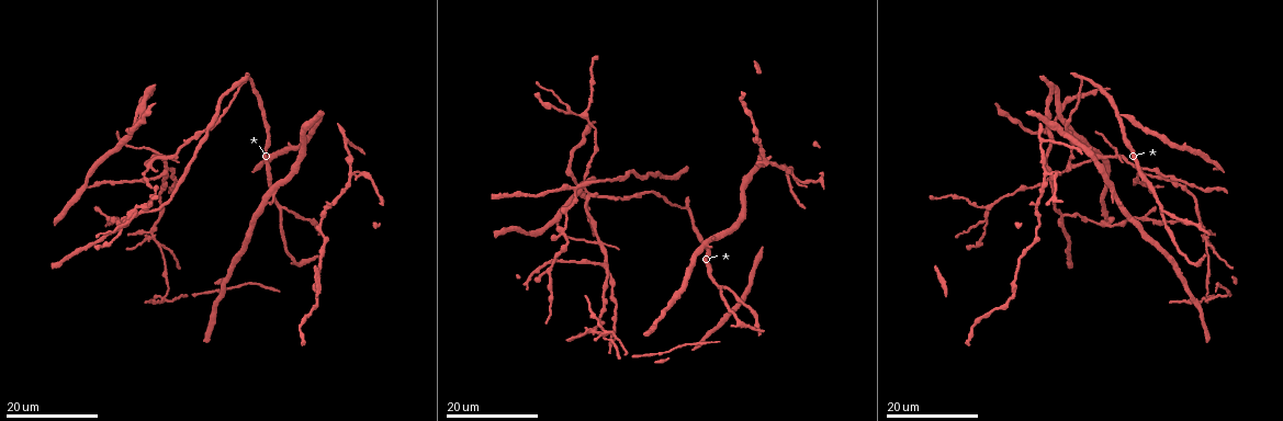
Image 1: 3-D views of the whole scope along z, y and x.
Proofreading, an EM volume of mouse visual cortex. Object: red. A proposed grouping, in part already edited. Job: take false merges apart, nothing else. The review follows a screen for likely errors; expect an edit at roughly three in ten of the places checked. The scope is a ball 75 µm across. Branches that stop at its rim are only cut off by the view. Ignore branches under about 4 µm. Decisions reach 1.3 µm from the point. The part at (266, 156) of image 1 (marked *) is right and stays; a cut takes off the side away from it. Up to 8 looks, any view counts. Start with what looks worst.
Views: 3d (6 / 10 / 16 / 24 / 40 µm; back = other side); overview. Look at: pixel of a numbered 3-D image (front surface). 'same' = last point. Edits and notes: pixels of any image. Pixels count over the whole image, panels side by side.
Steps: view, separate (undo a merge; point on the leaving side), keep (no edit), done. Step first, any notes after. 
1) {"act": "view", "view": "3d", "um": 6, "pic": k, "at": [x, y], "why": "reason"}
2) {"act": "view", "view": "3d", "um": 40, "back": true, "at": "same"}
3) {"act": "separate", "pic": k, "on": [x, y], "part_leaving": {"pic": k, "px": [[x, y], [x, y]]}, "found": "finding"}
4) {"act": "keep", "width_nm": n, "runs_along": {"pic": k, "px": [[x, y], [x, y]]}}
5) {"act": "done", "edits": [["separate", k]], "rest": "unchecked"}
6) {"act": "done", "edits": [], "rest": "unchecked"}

{"act": "view", "view": "3d", "um": 24, "pic": 1, "at": [154, 236], "why": "looks like a crossing"}

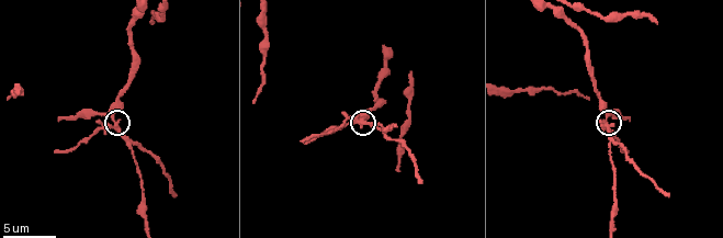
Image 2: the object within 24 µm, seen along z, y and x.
{"act": "view", "view": "3d", "um": 6, "pic": 2, "at": [607, 126]}

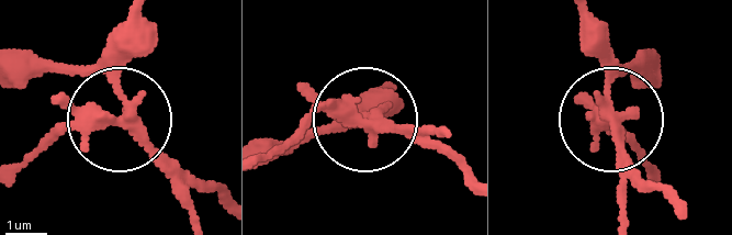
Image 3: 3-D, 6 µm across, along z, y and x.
{"act": "separate", "pic": 3, "on": [177, 165], "arms": 4, "part_leaving": {"pic": 3, "px": [[615, 130], [626, 220]]}, "found": "two cells meet here"}

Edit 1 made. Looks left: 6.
{"act": "view", "view": "overview"}

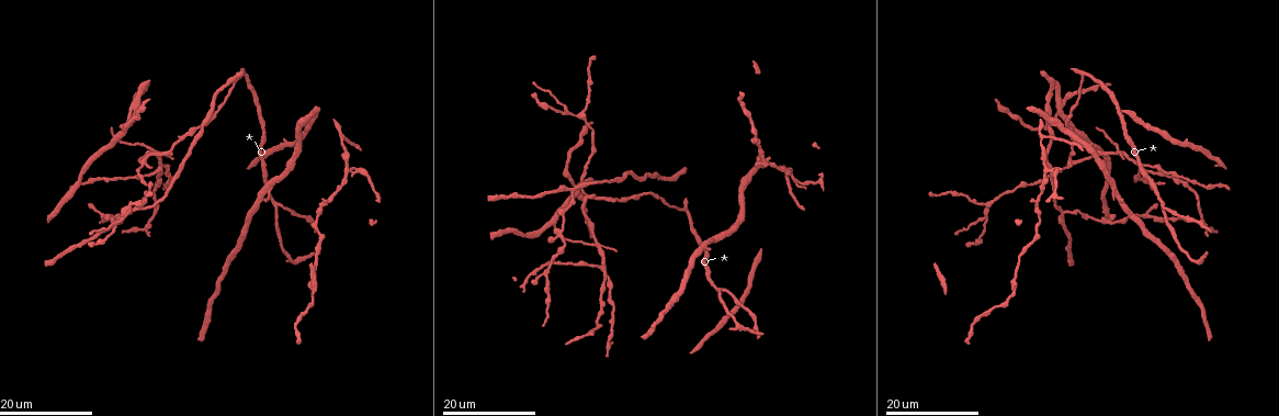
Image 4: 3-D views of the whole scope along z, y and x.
{"act": "view", "view": "3d", "um": 16, "pic": 4, "at": [580, 117]}

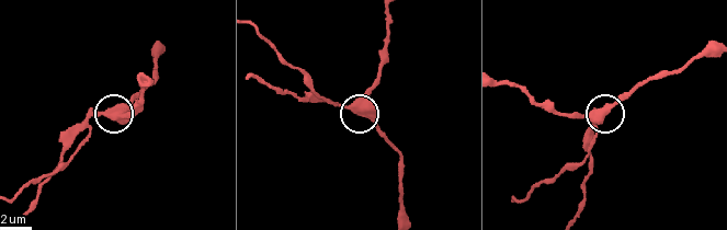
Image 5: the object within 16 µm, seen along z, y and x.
{"act": "view", "view": "3d", "um": 6, "pic": 5, "at": [108, 116]}

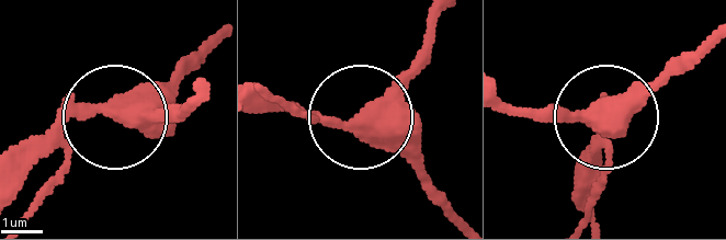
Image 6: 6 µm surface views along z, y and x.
{"act": "view", "view": "3d", "um": 6, "back": true, "pic": 6, "at": [357, 121]}

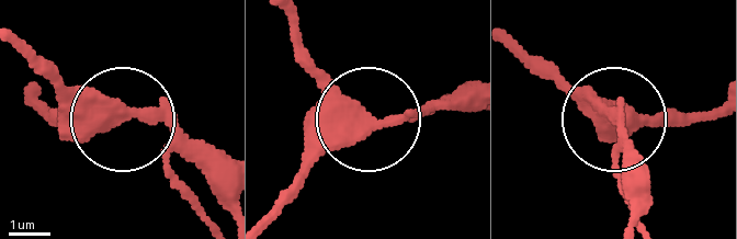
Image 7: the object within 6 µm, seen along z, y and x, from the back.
{"act": "separate", "pic": 7, "on": [213, 150], "side_arm_um": 15, "part_leaving": {"pic": 7, "px": [[158, 114], [220, 195]]}, "found": "a second cell is stuck on"}

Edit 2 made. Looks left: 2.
{"act": "done", "edits": [["separate", 3], ["separate", 7]], "rest": "unchecked"}

